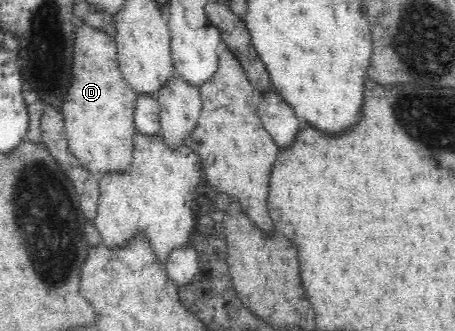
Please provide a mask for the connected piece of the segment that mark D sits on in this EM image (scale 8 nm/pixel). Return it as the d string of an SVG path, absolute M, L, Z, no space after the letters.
M79 25L74 32L77 39L74 43L72 81L60 107L69 151L87 169L87 173L97 178L103 173L125 173L130 168L134 152L135 92L123 79L115 39L87 25Z

